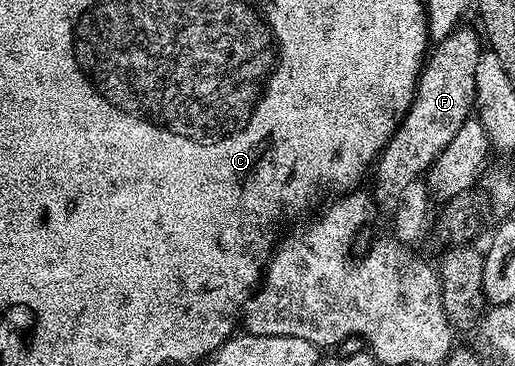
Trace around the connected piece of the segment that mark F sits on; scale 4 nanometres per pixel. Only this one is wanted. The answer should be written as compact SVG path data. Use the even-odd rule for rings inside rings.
M456 26L455 30L438 40L436 47L439 48L430 52L419 76L415 99L374 164L373 176L375 175L376 183L373 199L378 206L380 203L387 209L394 208L405 189L426 176L427 170L443 152L445 145L453 141L457 129L461 129L461 125L472 118L475 106L475 74L485 47L478 30L475 32L473 28L463 26Z

